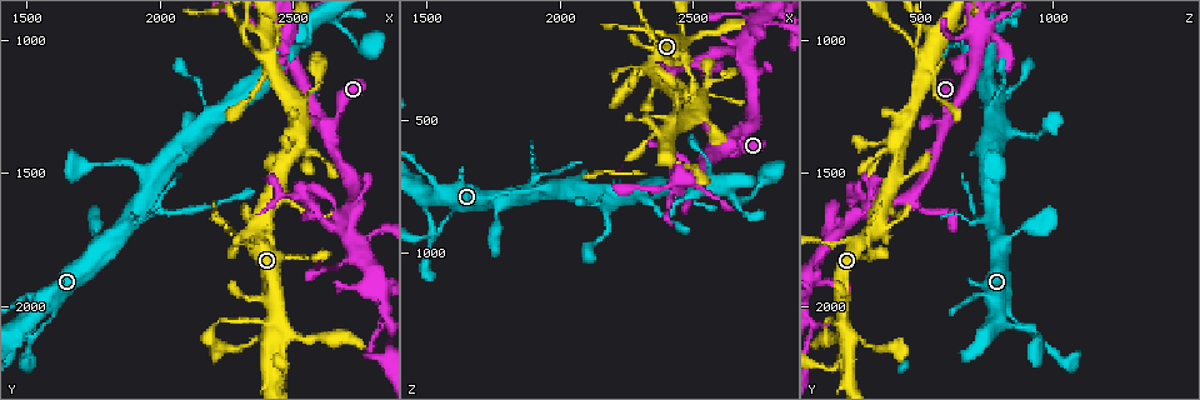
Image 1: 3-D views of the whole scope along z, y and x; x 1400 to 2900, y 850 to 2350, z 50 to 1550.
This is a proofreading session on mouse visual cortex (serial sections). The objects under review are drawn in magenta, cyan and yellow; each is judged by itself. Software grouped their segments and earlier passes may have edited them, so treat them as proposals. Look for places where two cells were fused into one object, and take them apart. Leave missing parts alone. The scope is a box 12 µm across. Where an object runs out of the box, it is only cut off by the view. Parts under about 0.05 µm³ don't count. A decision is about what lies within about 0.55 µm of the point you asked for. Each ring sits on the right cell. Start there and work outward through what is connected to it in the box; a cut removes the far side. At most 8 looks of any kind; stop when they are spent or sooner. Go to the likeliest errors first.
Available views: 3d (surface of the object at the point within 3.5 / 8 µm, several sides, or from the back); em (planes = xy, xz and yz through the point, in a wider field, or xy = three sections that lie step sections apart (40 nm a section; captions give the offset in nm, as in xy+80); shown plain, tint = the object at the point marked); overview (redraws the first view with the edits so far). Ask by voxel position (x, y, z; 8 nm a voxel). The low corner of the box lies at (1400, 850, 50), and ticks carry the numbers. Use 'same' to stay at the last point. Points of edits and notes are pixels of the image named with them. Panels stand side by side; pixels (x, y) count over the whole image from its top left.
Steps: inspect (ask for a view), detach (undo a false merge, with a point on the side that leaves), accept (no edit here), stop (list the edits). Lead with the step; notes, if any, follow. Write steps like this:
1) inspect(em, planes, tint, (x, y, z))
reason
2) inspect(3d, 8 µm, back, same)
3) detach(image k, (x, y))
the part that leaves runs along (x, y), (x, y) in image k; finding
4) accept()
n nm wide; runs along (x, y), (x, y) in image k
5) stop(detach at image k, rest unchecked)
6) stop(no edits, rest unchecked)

inspect(3d, 8 µm, (2630, 1310, 590))
abrupt turn

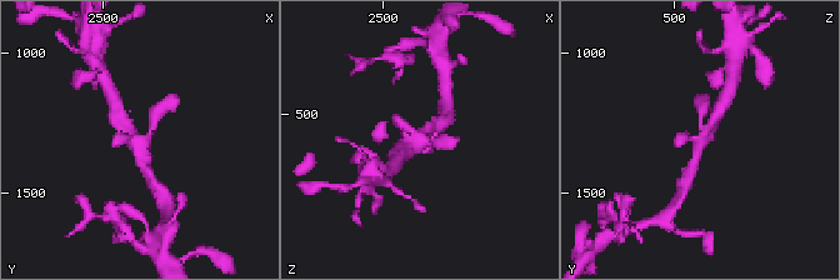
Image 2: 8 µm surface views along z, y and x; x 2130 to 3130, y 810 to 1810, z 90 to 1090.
inspect(em, xy, step 3, tint, (2640, 1330, 600))
shape alone is not enough

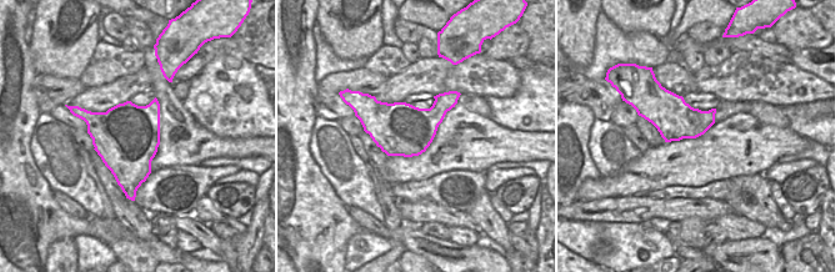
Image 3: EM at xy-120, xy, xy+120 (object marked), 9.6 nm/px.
accept()
runs along (701, 110), (700, 143), (690, 174) in image 2; continuous, no second cell

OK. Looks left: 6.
inspect(3d, 3.5 µm, (2450, 950, 730))
sharp bend

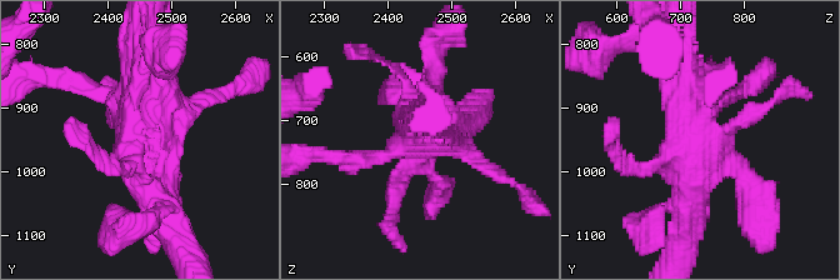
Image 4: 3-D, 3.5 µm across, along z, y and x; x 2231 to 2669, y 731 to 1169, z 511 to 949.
inspect(em, xy, step 3, tint, (2445, 955, 730))

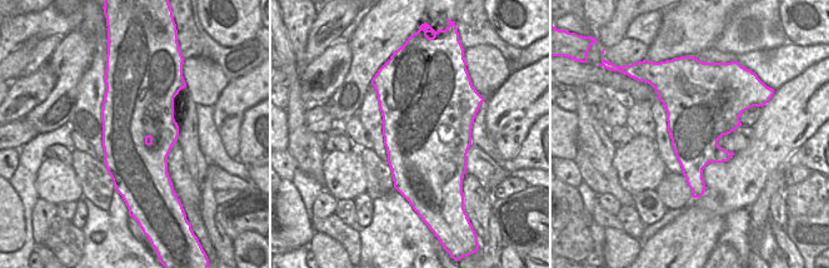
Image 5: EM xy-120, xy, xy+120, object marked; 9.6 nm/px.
inspect(em, xy, step 5, tint, same)
another direction

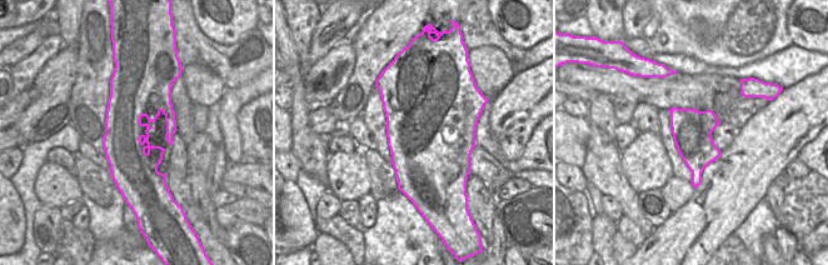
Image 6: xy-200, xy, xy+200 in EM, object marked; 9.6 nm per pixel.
accept()
continuous, no second cell

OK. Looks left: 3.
inspect(3d, 3.5 µm, back, (2730, 1750, 160))

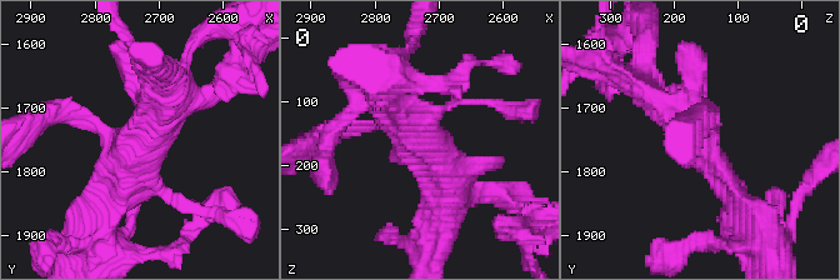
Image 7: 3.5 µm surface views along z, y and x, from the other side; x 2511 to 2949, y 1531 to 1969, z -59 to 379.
inspect(em, xy, step 3, tint, (2720, 1755, 165))
shape alone is not enough

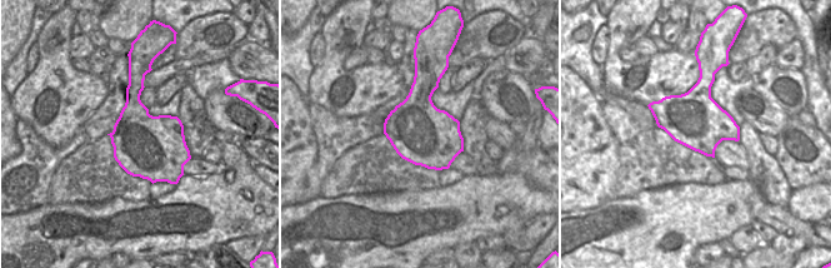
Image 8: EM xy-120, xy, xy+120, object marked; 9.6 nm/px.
accept()
all the same cell

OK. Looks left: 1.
stop(no edits, rest unchecked)

